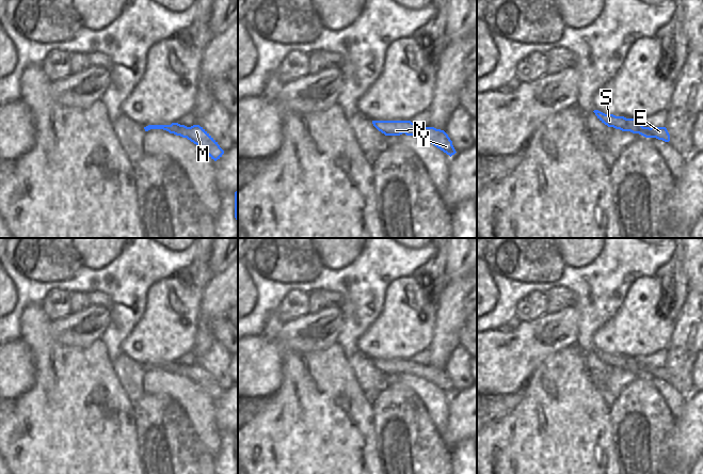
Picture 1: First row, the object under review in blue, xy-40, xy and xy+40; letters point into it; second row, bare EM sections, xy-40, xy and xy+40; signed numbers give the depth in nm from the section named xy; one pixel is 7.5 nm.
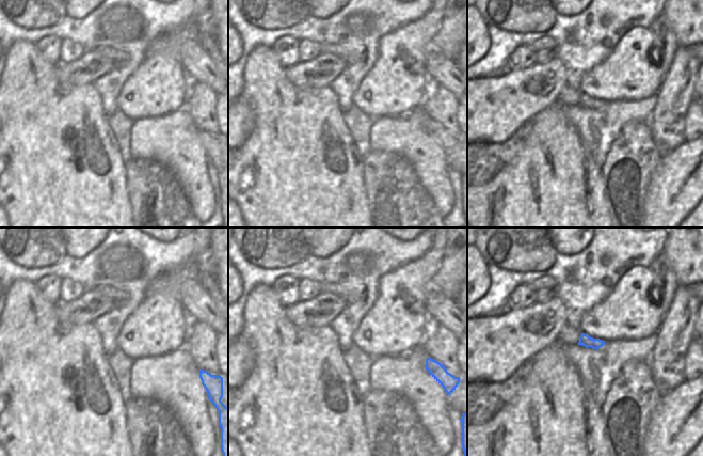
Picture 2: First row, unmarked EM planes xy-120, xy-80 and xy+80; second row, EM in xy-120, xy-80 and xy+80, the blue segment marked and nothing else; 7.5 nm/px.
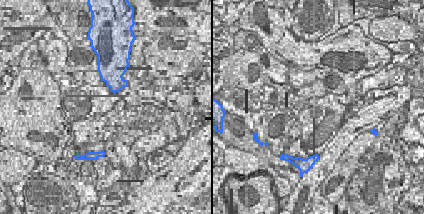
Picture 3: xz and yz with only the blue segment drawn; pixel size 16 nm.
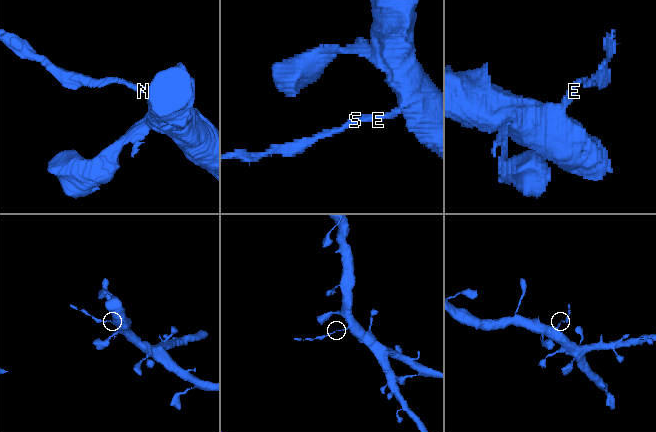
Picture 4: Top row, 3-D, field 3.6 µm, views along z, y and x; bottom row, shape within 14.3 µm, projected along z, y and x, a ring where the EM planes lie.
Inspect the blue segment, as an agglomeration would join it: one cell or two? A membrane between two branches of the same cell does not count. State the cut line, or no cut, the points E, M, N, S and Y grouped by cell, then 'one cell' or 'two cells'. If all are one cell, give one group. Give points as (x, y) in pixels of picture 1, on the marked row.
cut in xy along (412, 123), (412, 126), (404, 132); E M Y / N S; two cells

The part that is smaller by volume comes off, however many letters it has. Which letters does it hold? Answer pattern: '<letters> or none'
N, S

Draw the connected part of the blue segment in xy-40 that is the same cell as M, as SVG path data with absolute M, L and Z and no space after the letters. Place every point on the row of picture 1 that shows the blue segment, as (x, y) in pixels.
M172 123L172 129L167 129L170 133L187 138L197 146L199 146L211 159L217 161L222 157L224 151L218 142L199 125L187 127L178 123Z

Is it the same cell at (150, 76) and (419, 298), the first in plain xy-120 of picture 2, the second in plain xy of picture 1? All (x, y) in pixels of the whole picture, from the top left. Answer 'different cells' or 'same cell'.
same cell

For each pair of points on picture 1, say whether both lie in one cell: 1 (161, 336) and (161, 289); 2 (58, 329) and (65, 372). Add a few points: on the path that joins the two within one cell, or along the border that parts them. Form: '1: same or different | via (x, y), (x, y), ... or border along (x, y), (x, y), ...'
1: same | via (161, 325), (161, 301)
2: different | border along (50, 322), (50, 333), (61, 344), (85, 347)

